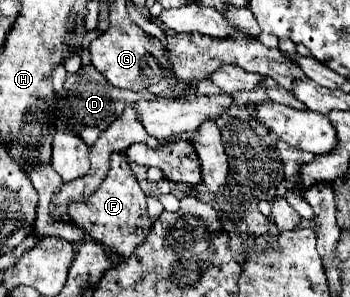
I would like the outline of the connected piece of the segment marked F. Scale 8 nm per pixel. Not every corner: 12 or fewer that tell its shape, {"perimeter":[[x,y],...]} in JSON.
{"perimeter":[[128,161],[68,215],[108,251],[132,255],[152,227]]}

